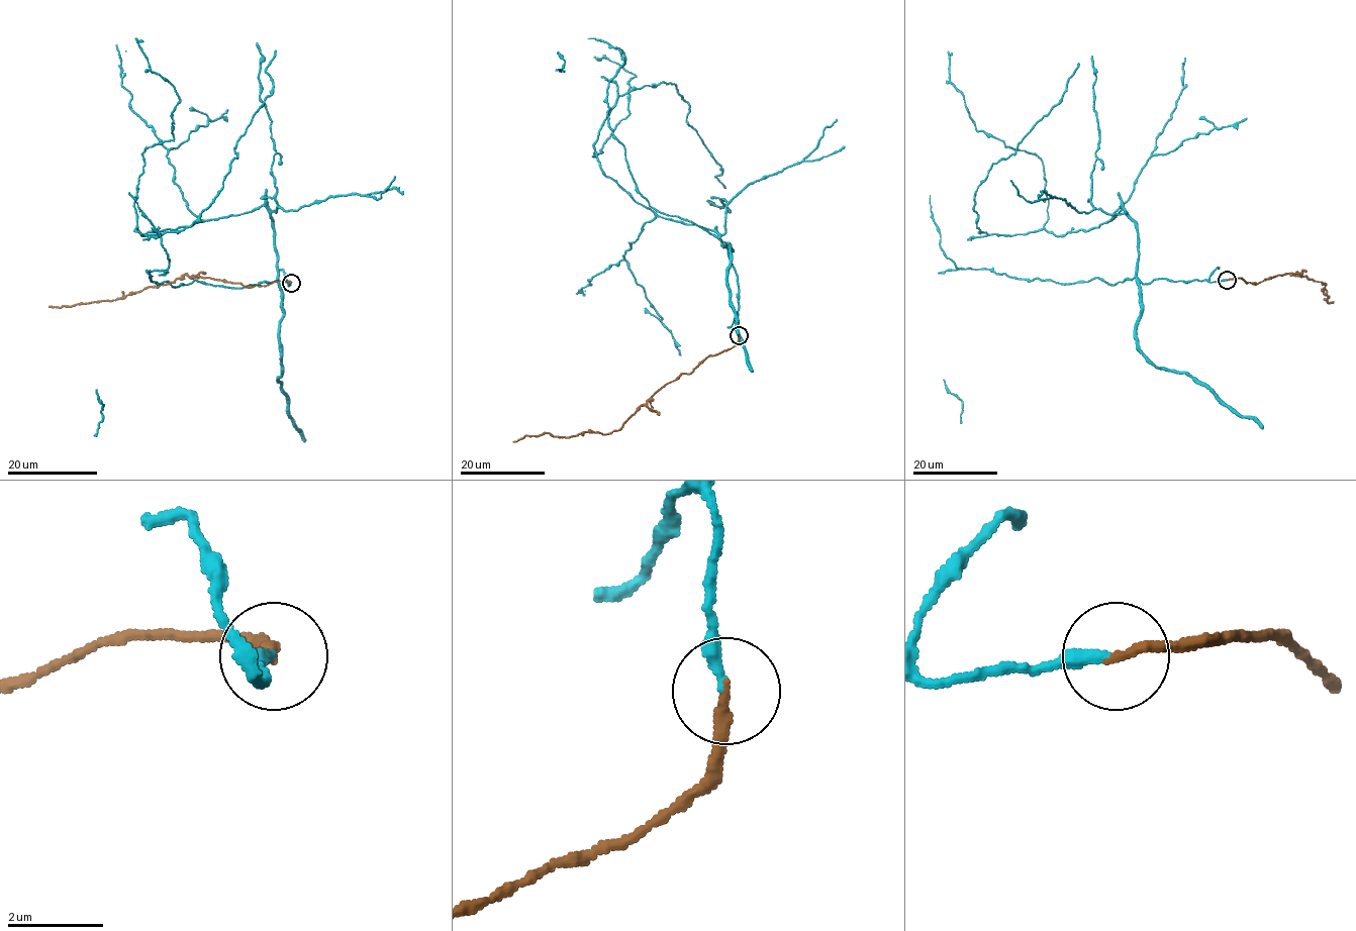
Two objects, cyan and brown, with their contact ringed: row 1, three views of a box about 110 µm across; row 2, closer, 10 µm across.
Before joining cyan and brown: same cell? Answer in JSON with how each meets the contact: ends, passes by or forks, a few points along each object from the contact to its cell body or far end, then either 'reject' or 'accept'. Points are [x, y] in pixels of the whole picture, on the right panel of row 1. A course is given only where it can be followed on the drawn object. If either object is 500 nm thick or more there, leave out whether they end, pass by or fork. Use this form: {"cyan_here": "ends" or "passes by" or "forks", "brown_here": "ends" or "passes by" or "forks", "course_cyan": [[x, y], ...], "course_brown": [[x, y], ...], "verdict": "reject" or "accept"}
{"cyan_here": "ends", "brown_here": "ends", "course_cyan": [[1227, 280], [1143, 284], [1136, 222], [1122, 208], [1066, 234], [977, 227], [975, 191], [1058, 103], [1079, 64]], "course_brown": [[1227, 280], [1260, 283], [1297, 272], [1326, 284], [1324, 292], [1329, 296], [1325, 300], [1333, 302]], "verdict": "accept"}

